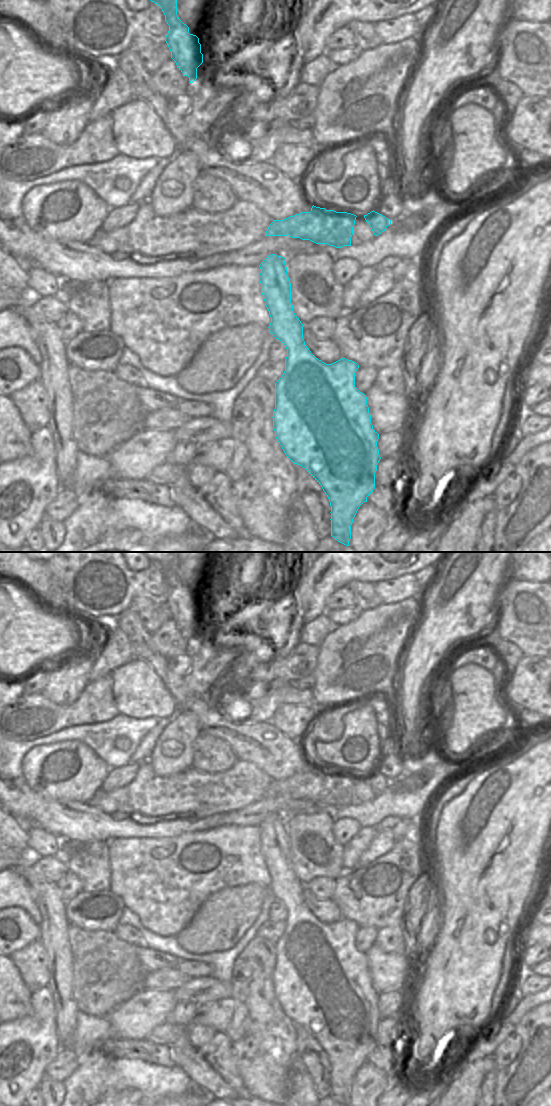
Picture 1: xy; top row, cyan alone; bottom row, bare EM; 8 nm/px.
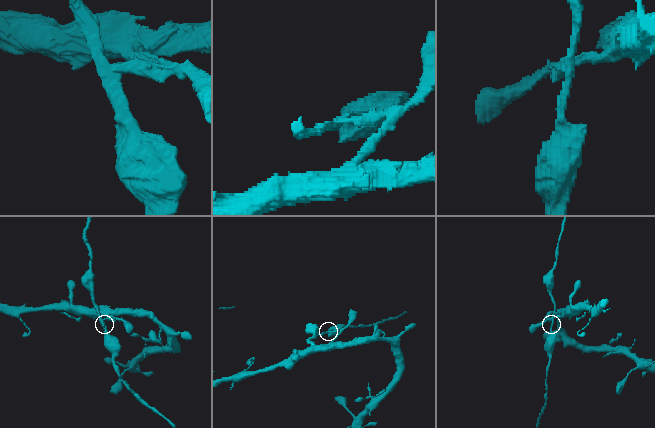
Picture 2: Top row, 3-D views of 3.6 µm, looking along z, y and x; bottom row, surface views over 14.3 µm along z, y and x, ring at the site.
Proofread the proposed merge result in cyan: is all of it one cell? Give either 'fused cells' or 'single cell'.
fused cells

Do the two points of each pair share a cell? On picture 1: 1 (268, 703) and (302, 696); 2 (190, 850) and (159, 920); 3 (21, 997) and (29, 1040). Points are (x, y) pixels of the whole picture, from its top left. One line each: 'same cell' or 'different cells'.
1: different cells
2: same cell
3: different cells

